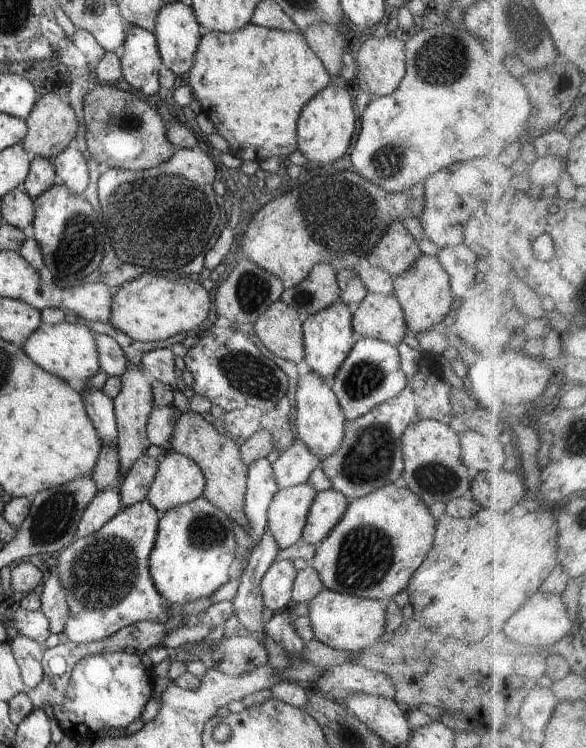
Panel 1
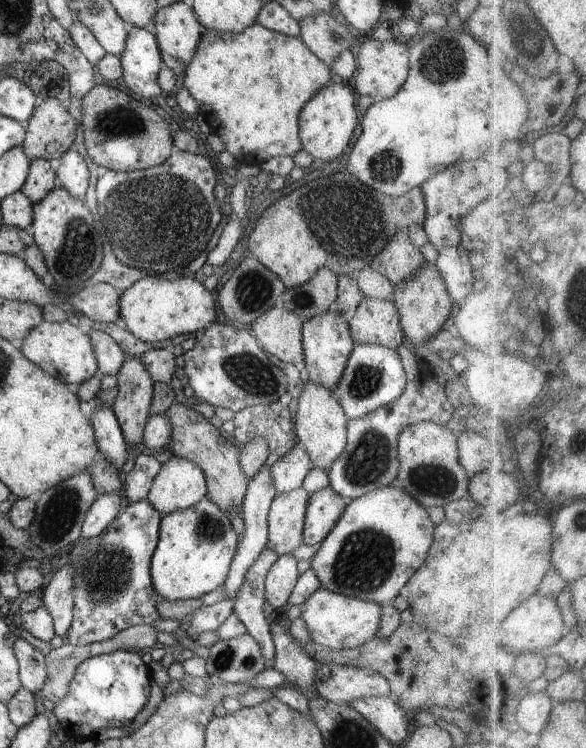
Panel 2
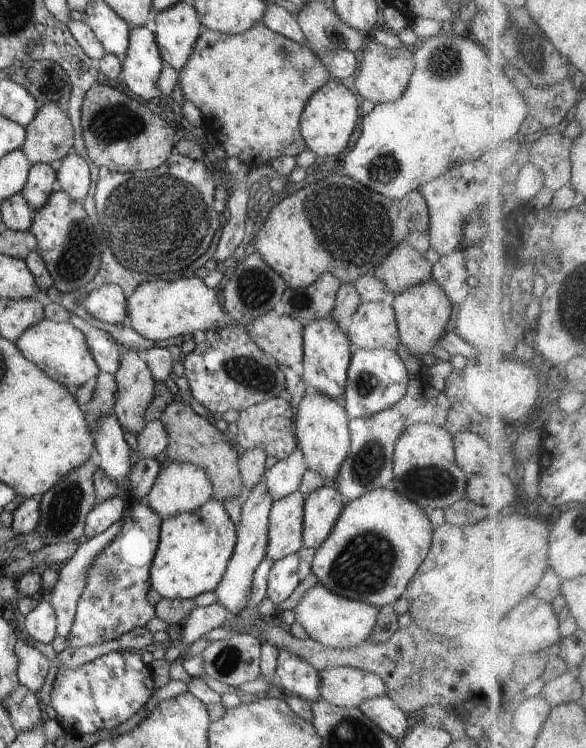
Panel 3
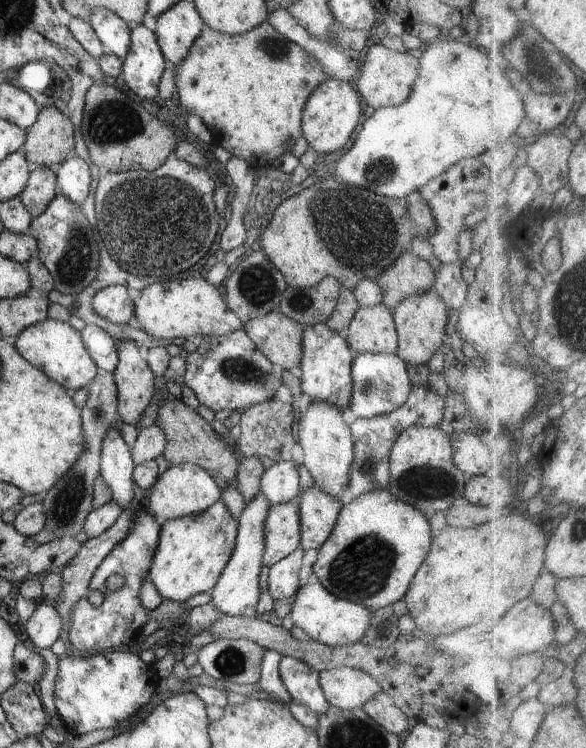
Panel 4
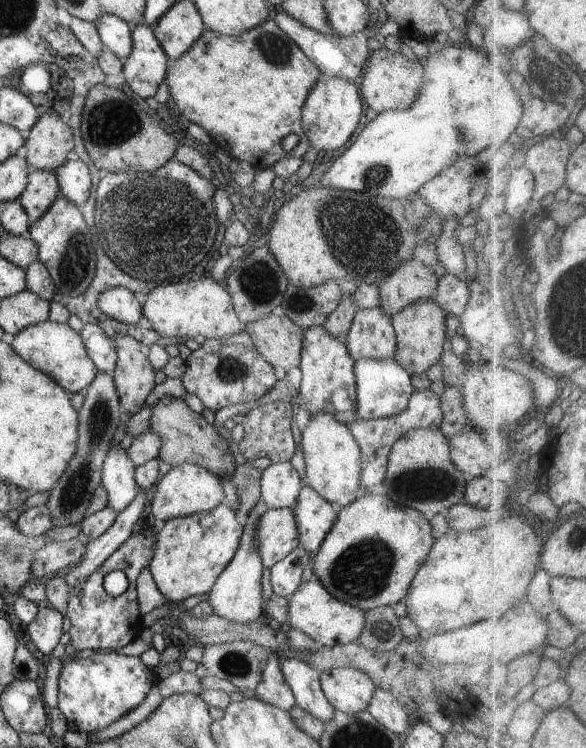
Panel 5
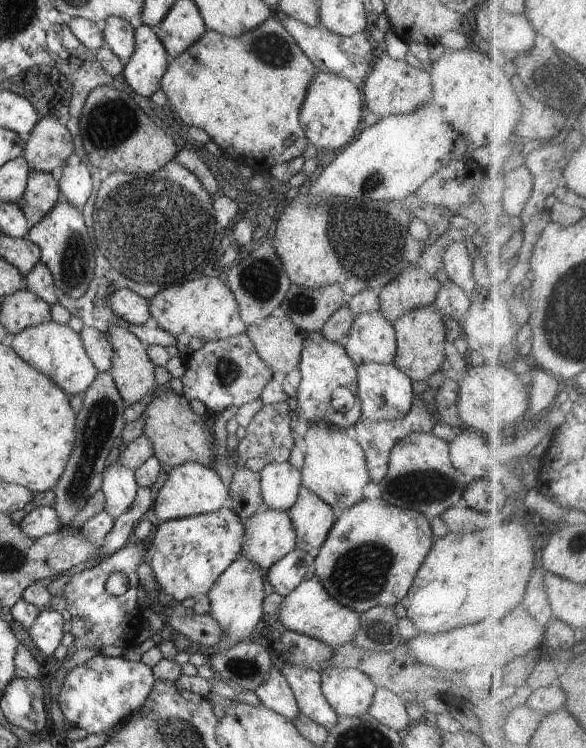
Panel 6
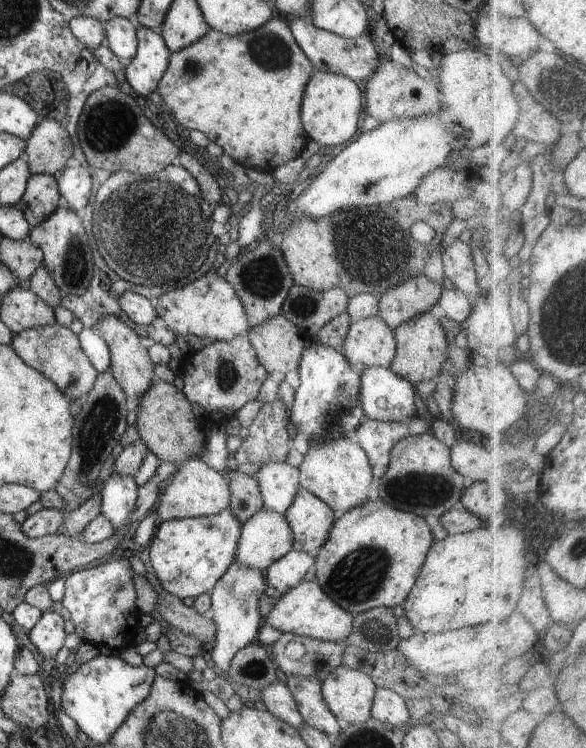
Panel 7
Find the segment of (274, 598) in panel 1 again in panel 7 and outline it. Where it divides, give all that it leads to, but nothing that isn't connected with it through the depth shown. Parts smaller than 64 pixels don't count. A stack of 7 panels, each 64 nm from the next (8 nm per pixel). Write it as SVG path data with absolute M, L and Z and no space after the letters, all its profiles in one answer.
M292 550L264 572L265 583L267 587L274 587L281 594L285 594L303 581L314 564L314 554Z

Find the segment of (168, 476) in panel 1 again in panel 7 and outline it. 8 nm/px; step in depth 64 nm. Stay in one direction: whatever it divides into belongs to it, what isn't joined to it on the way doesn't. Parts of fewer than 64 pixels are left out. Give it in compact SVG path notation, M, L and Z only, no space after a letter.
M197 457L189 459L174 474L170 486L160 496L153 514L163 521L172 521L175 519L190 519L222 513L231 504L229 480L227 477L219 471L210 468L209 465L206 465Z

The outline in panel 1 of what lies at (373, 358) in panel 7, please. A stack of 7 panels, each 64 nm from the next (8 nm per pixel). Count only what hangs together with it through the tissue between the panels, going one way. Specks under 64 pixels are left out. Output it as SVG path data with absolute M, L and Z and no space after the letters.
M367 292L352 315L352 328L364 337L400 344L409 333L402 304L390 294Z

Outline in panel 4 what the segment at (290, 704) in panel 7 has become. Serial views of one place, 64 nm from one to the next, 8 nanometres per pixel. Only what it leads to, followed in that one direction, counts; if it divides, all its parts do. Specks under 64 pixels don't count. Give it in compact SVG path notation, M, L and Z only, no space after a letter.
M267 650L261 662L261 677L258 682L259 694L257 696L272 698L289 704L292 697L280 678L279 664L282 655L276 650Z

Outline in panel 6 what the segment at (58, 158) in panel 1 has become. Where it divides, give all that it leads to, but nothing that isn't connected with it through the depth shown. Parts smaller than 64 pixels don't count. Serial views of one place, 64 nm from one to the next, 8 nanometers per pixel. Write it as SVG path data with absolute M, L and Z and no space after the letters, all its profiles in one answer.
M85 164L63 166L62 176L58 181L60 192L72 206L78 209L83 208L94 190L90 176L90 170Z

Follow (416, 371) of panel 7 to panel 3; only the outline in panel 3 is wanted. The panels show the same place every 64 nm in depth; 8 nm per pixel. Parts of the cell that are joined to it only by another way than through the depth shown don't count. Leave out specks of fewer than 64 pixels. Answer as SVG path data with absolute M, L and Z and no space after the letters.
M430 276L430 280L414 284L400 292L398 296L393 296L391 305L394 308L398 334L404 348L412 355L433 354L437 348L436 342L445 335L444 328L452 312L452 302L433 276Z

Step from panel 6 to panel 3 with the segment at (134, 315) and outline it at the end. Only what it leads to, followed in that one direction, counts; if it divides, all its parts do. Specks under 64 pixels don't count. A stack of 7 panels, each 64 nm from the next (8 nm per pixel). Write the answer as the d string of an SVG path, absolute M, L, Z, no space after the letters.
M114 283L103 284L88 292L85 298L86 312L100 322L124 324L126 318L127 294Z

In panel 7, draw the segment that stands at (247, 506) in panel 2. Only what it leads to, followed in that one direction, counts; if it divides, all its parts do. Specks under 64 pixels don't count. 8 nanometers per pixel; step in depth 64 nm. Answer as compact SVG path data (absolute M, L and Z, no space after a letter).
M233 563L210 592L209 616L216 628L216 640L210 656L220 675L228 675L229 665L234 656L258 638L264 620L260 615L258 602L267 588L264 572L244 569Z

